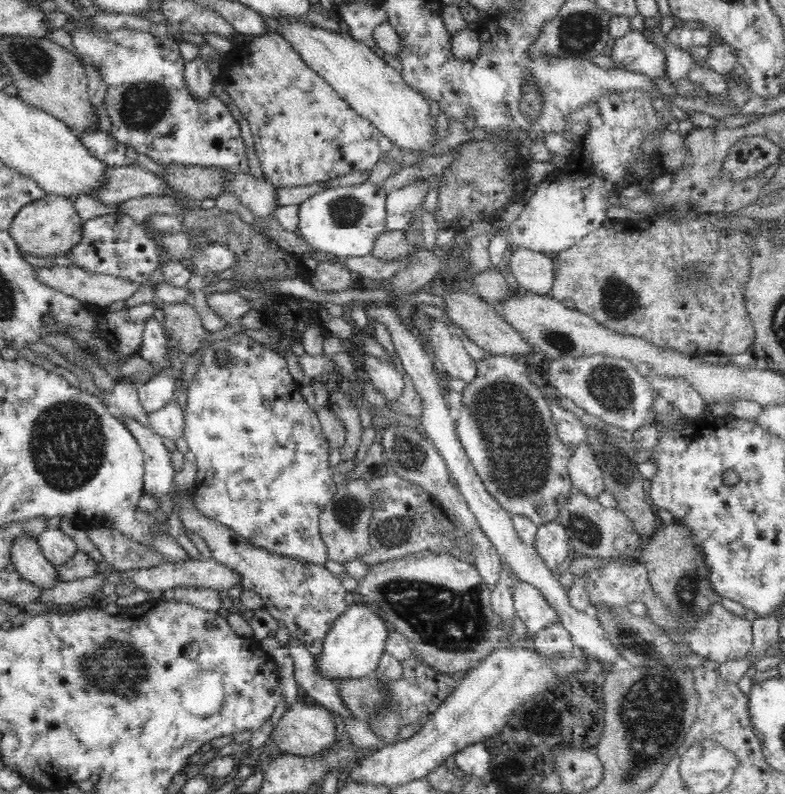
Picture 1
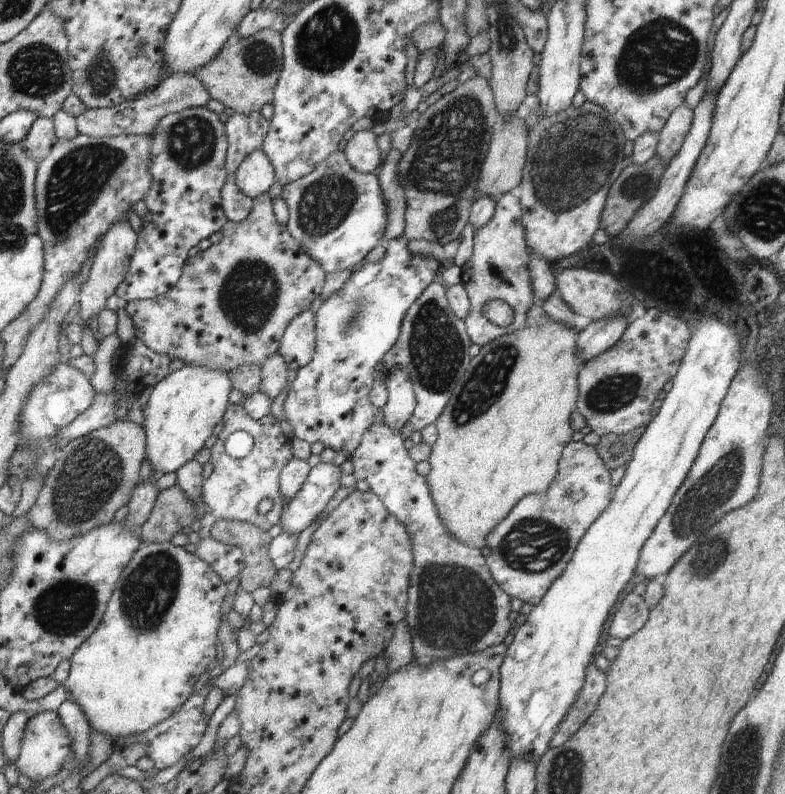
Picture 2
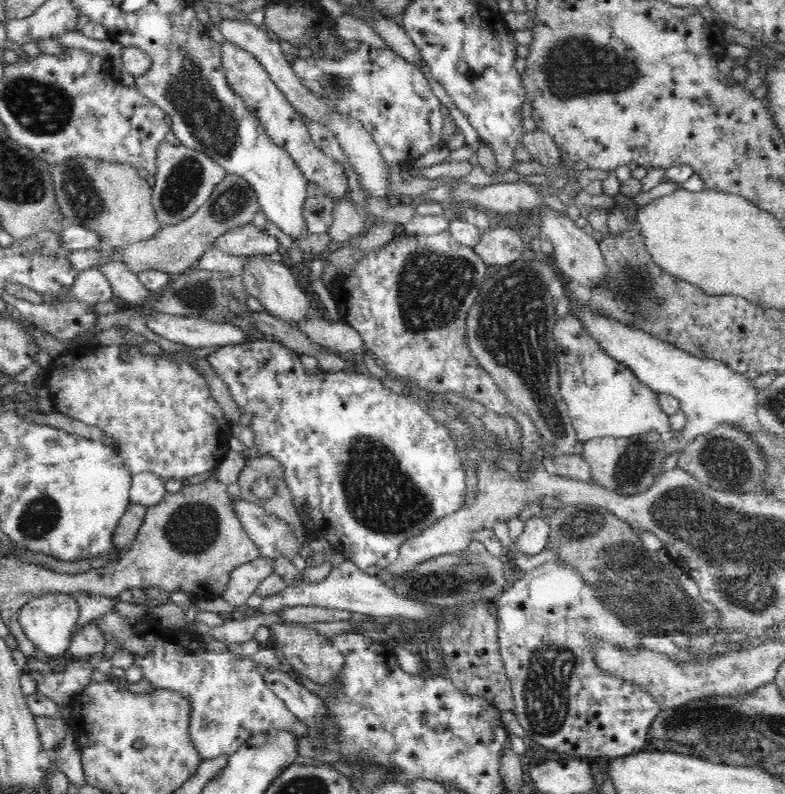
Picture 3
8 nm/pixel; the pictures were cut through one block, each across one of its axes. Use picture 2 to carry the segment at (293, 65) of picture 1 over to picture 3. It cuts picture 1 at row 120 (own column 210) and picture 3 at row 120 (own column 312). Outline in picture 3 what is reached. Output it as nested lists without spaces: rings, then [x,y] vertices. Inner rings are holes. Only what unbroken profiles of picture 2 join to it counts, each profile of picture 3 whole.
[[[228,41],[221,44],[221,61],[226,71],[226,80],[232,87],[232,91],[236,92],[236,95],[244,100],[245,105],[253,110],[253,114],[256,114],[261,121],[261,126],[268,137],[278,147],[288,152],[305,179],[320,186],[323,193],[334,200],[348,197],[350,193],[348,178],[342,164],[329,158],[322,150],[314,146],[309,131],[302,122],[302,116],[297,115],[294,106],[270,78],[269,72],[260,64],[260,61],[243,48]]]

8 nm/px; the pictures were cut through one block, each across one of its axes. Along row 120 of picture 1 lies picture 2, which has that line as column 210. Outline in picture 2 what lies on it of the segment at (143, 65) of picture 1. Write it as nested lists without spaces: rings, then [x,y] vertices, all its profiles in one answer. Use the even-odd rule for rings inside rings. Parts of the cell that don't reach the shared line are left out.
[[[207,107],[184,108],[160,118],[158,126],[151,133],[150,160],[152,166],[148,168],[152,186],[148,194],[142,198],[147,212],[142,219],[140,232],[137,234],[134,252],[130,254],[130,266],[126,278],[120,282],[115,295],[121,300],[138,301],[154,299],[169,292],[181,280],[182,268],[186,264],[188,251],[197,246],[201,240],[206,240],[227,222],[221,206],[220,190],[224,185],[226,171],[226,156],[228,138],[225,124],[217,114]]]

